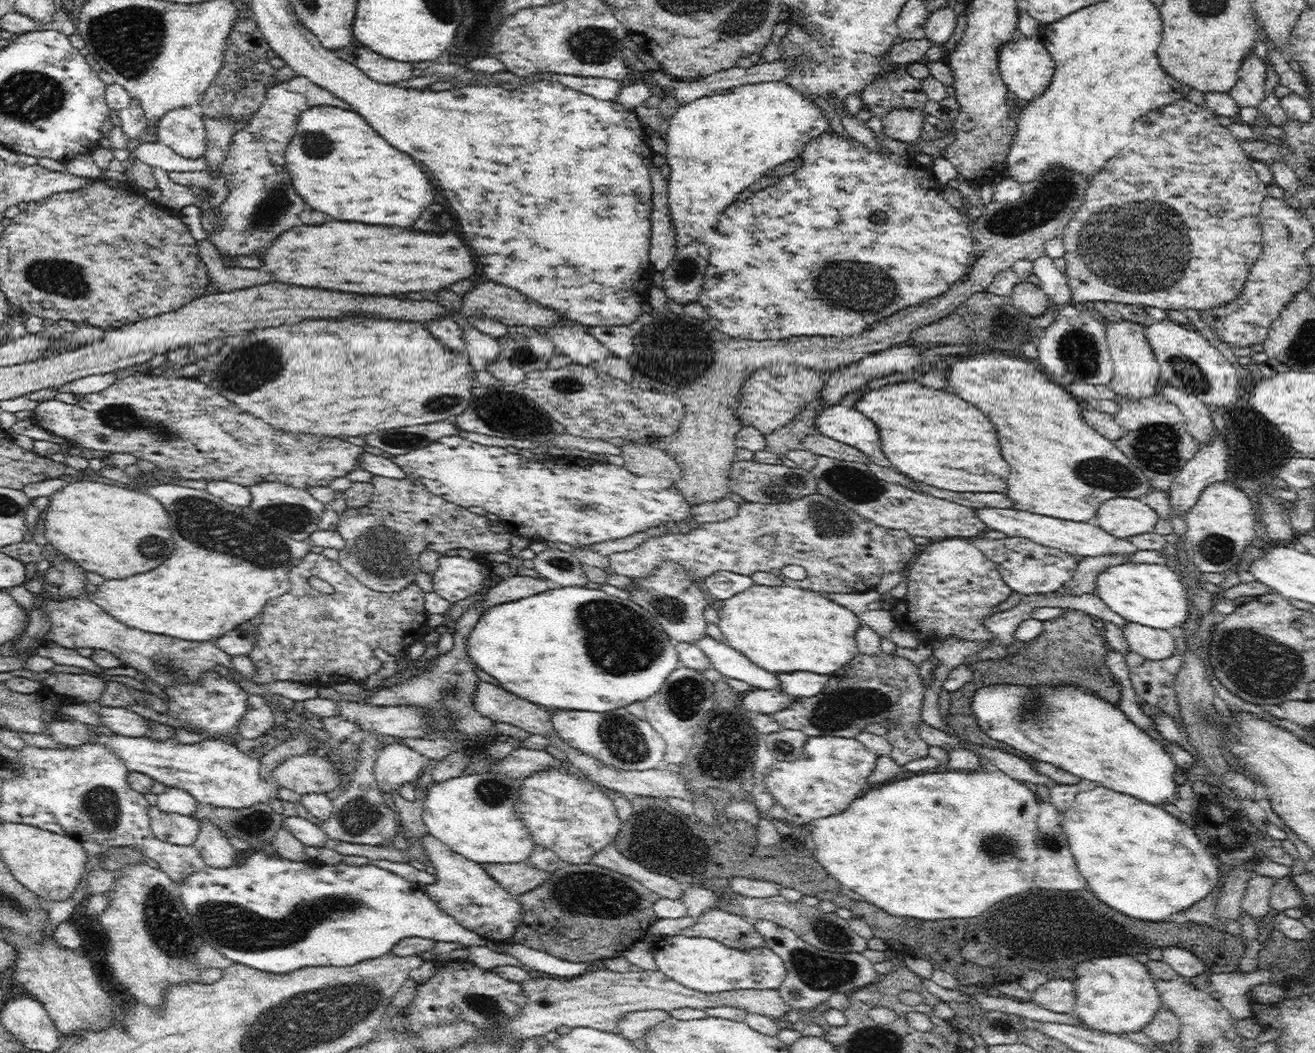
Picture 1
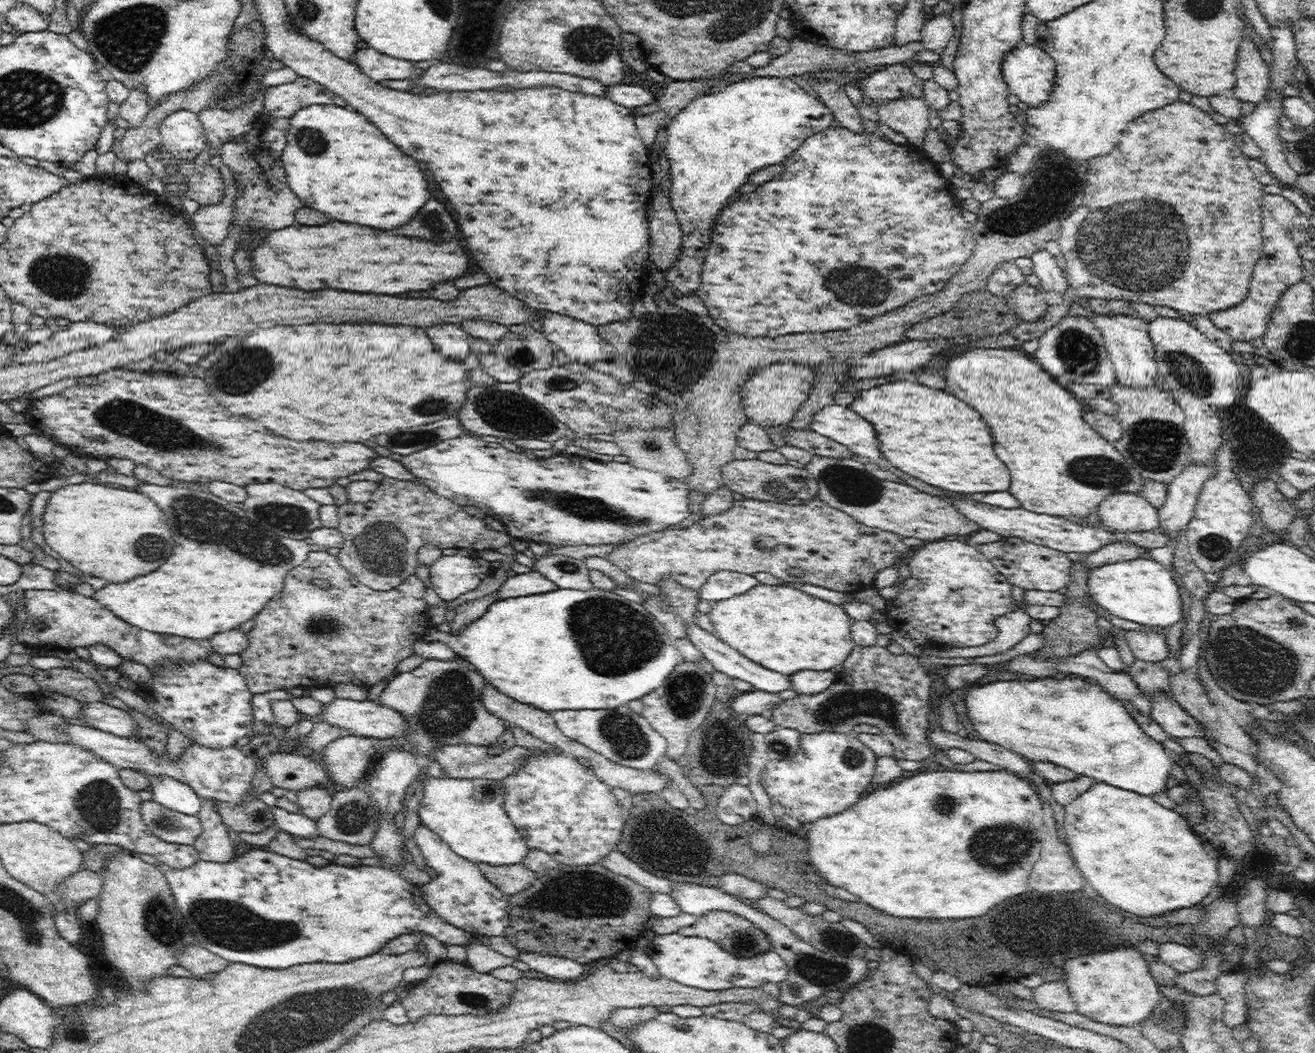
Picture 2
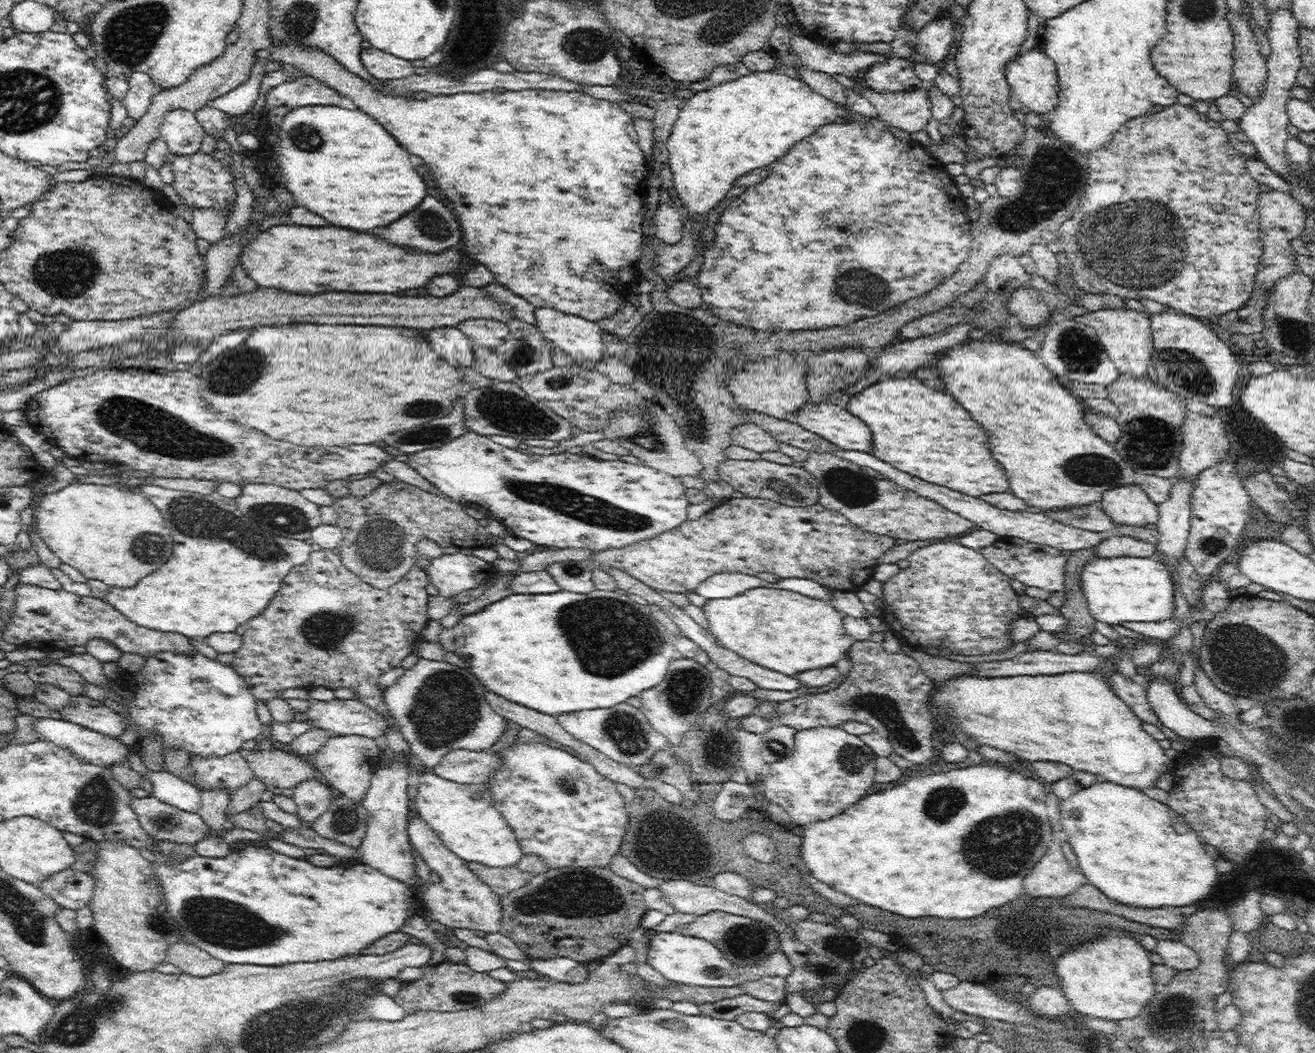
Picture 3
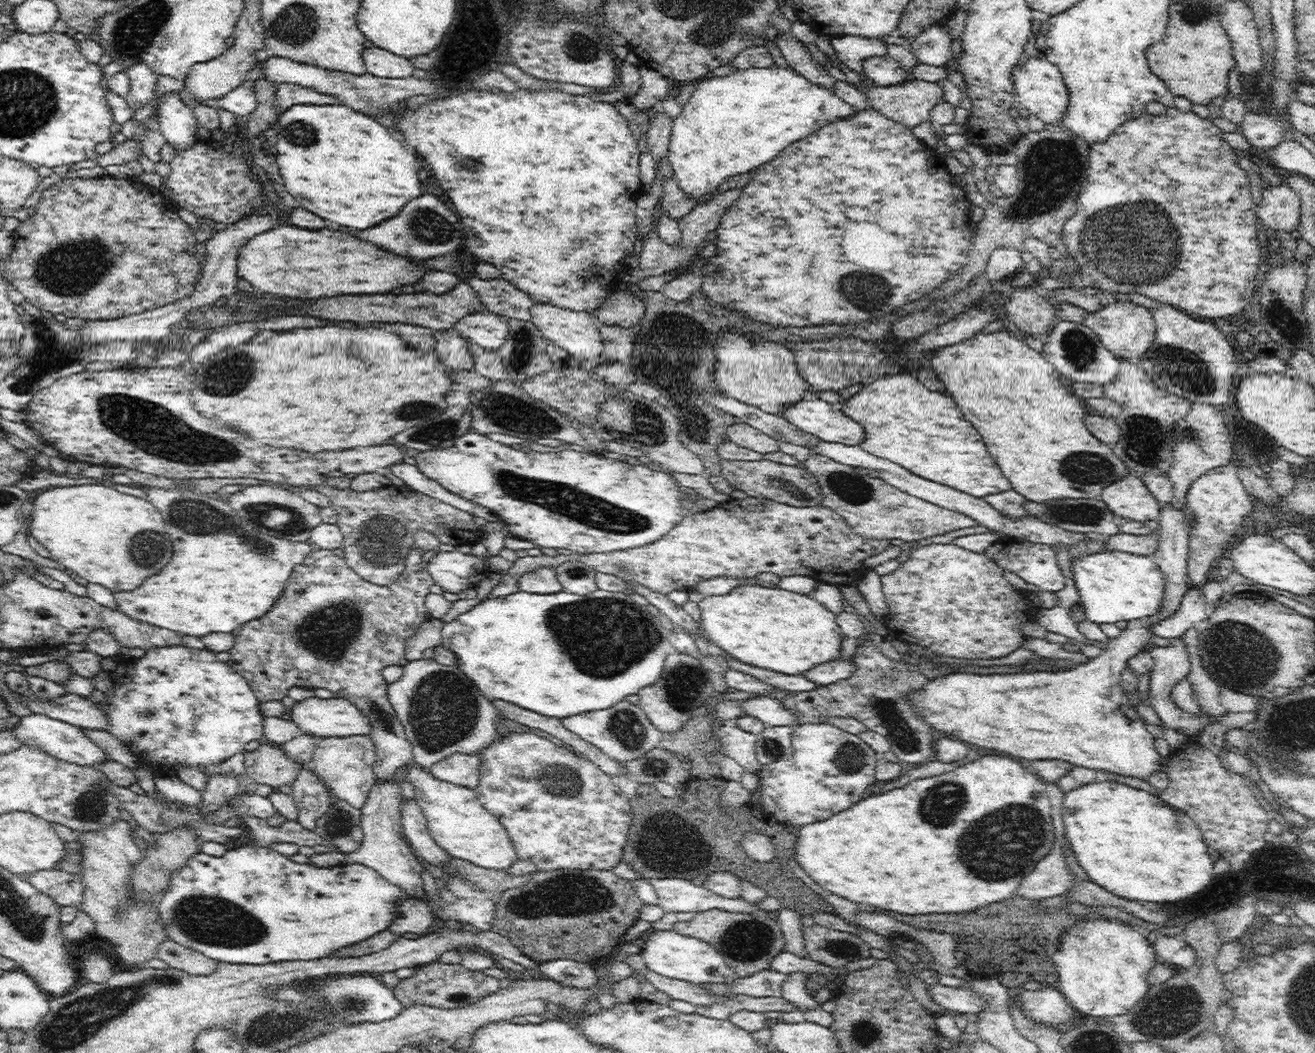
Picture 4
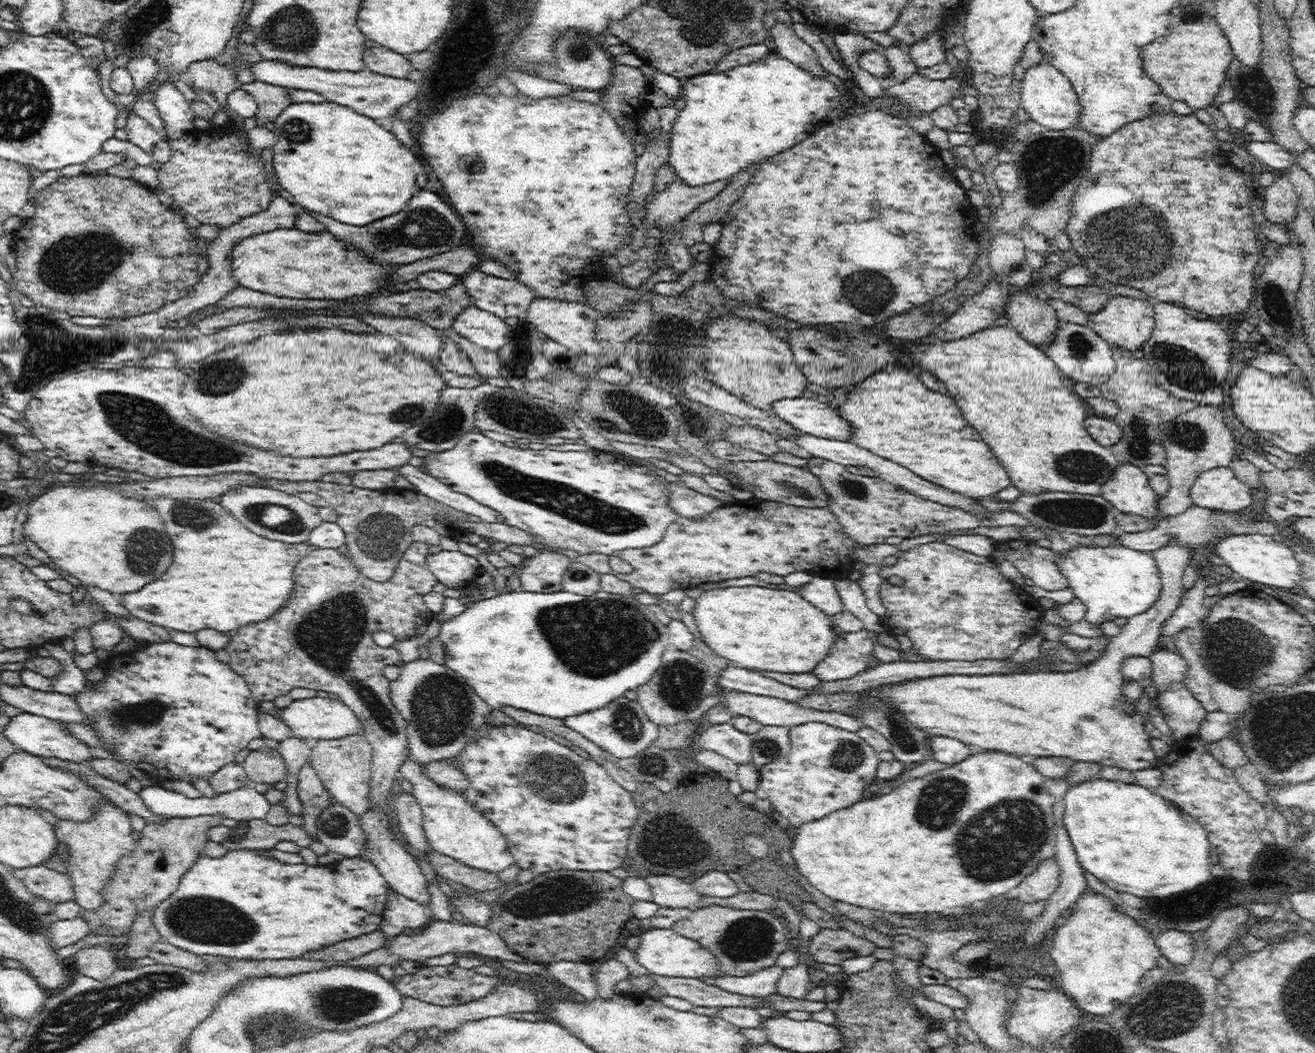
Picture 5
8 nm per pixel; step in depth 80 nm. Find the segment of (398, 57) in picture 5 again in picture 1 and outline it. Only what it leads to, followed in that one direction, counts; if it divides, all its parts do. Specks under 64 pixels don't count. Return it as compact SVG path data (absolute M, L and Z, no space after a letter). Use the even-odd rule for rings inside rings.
M355 40L346 48L338 48L336 54L340 59L356 65L368 78L379 83L394 85L408 80L414 74L411 63L386 58Z

